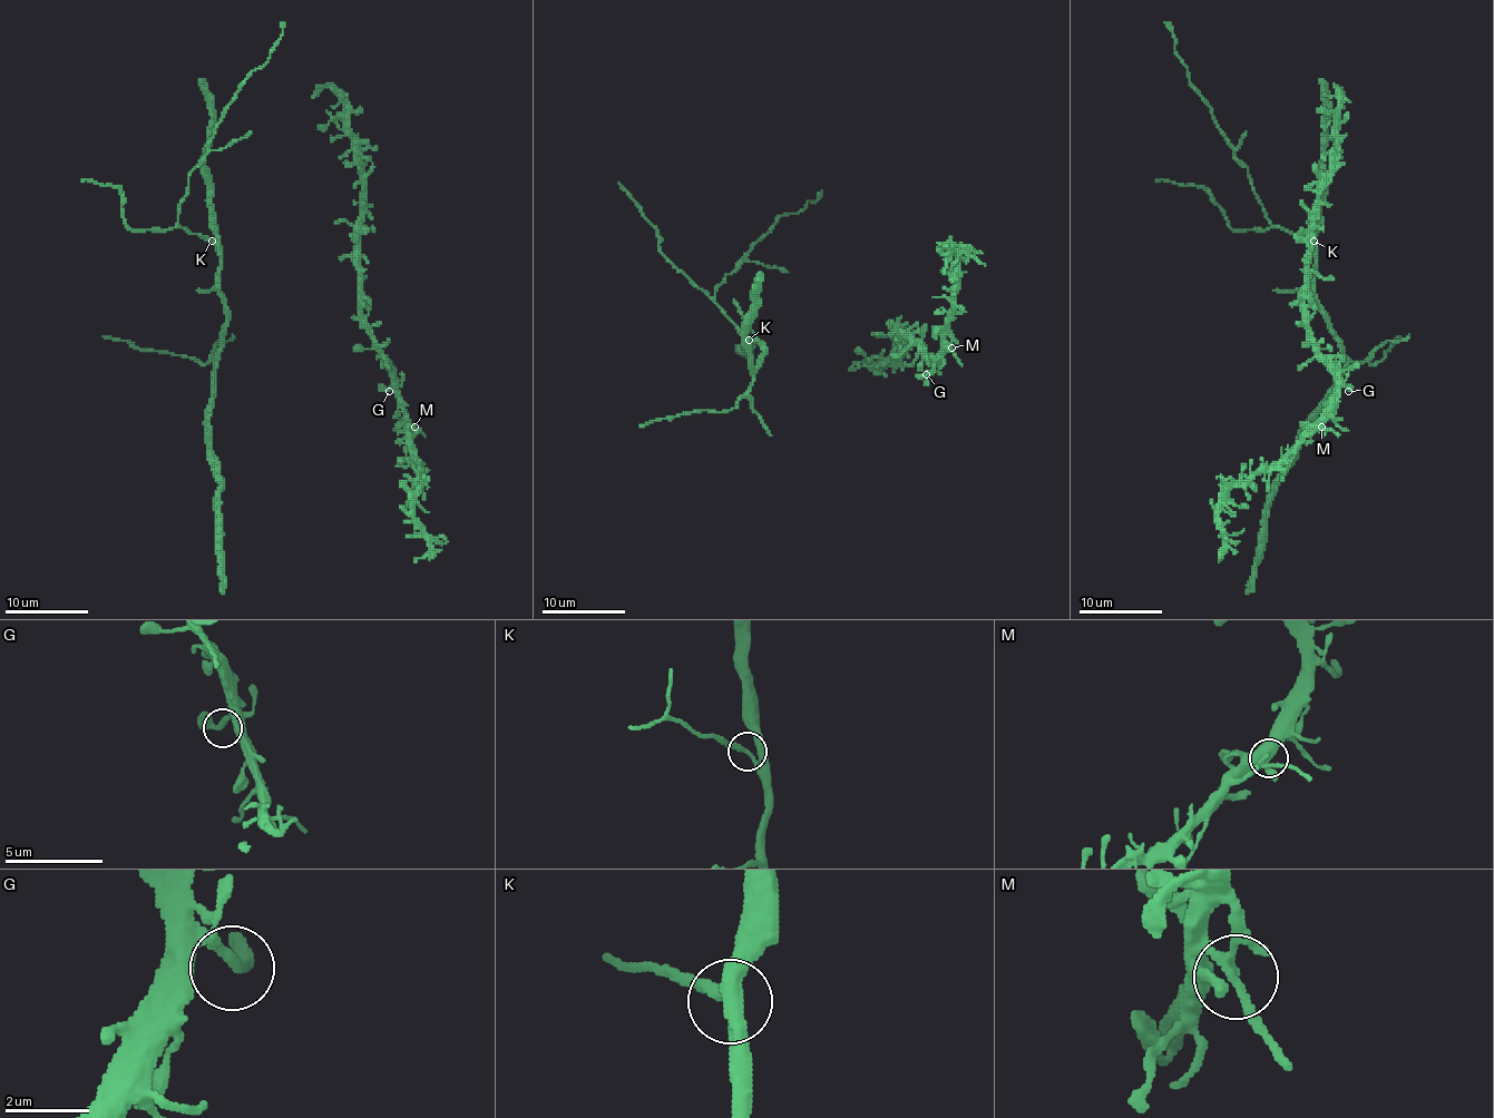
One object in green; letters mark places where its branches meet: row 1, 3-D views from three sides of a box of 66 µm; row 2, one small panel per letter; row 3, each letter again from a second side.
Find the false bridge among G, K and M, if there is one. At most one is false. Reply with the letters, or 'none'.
none

